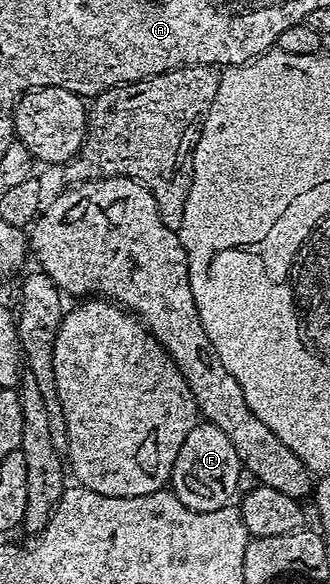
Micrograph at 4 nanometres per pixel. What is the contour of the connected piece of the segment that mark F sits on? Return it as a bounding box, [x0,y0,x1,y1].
[170,422,242,512]

